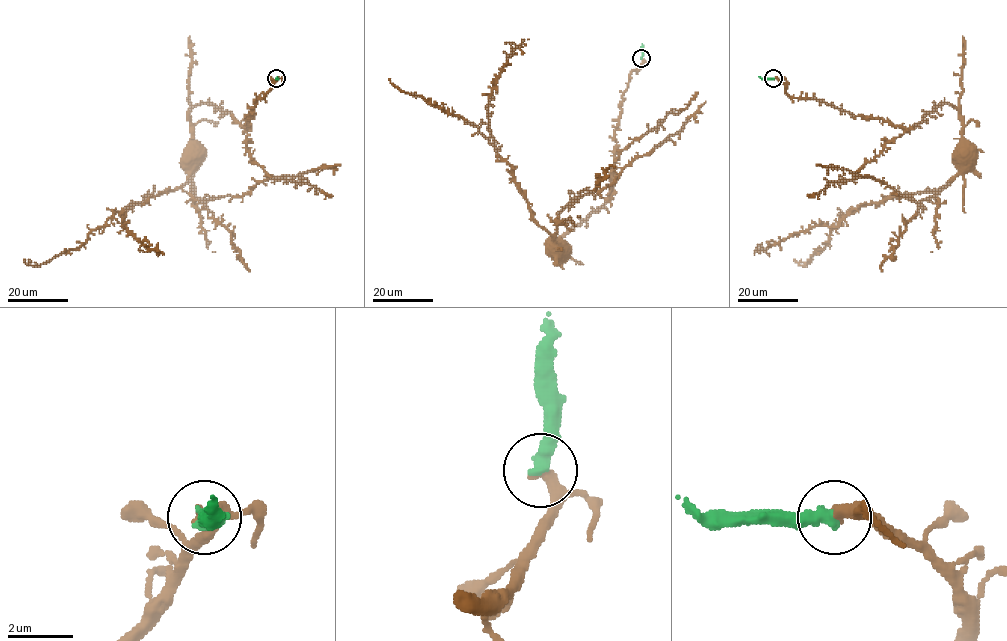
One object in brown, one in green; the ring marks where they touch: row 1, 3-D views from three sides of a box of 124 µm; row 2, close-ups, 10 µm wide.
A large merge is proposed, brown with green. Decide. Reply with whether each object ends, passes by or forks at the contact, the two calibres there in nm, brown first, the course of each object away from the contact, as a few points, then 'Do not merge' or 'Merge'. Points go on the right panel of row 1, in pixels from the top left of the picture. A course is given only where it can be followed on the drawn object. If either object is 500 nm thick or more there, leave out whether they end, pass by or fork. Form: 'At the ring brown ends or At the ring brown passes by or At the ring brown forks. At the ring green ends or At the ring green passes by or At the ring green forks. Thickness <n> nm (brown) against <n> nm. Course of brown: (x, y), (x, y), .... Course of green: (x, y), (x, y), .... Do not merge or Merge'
At the ring brown passes by. At the ring green ends. Thickness 280 nm (brown) against 440 nm. Course of brown: (773, 78), (789, 96), (817, 99), (897, 126), (916, 126), (940, 104), (950, 103), (962, 125), (962, 154). Course of green: (773, 78), (759, 77). Merge

